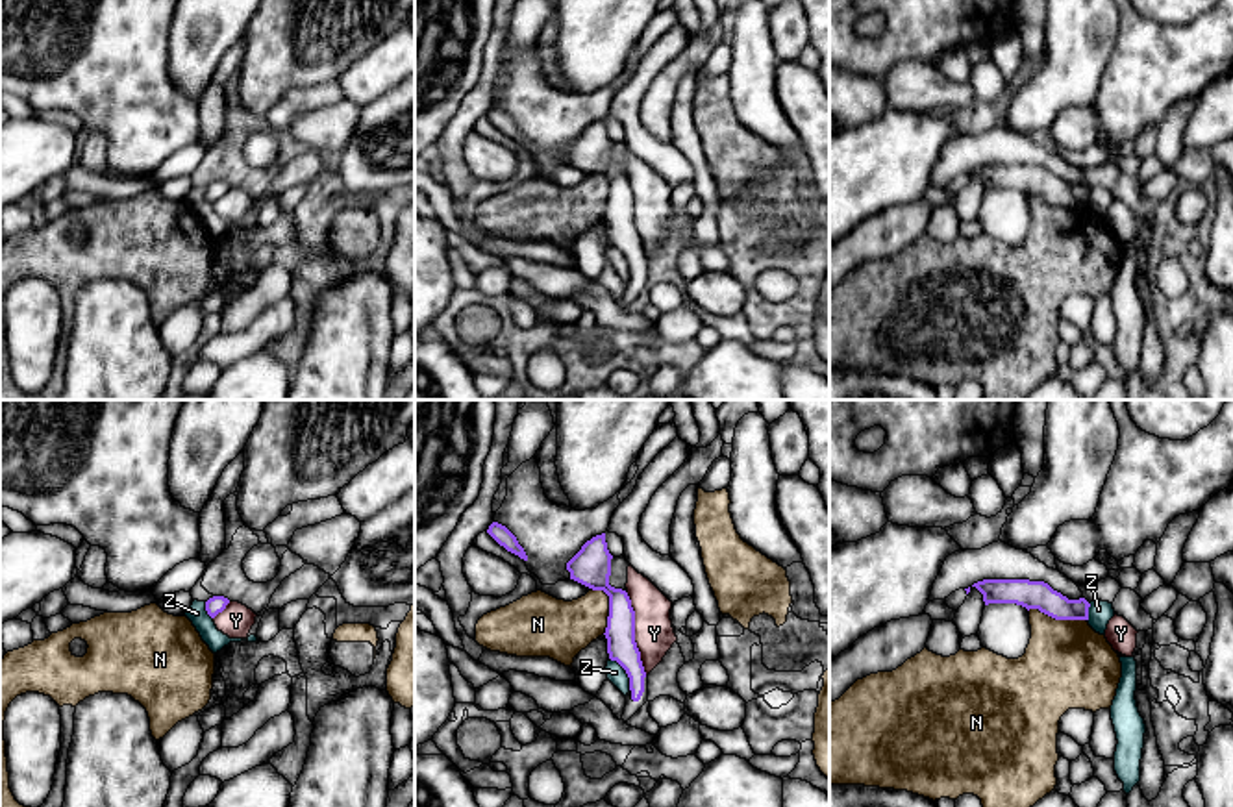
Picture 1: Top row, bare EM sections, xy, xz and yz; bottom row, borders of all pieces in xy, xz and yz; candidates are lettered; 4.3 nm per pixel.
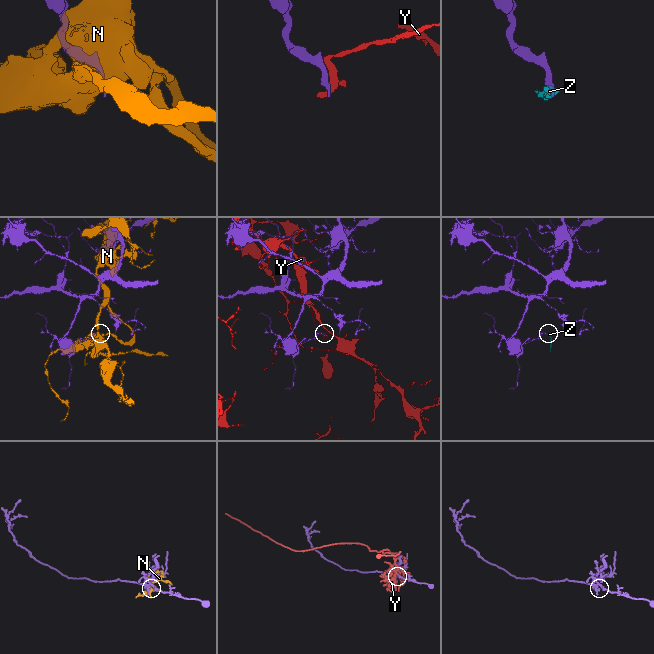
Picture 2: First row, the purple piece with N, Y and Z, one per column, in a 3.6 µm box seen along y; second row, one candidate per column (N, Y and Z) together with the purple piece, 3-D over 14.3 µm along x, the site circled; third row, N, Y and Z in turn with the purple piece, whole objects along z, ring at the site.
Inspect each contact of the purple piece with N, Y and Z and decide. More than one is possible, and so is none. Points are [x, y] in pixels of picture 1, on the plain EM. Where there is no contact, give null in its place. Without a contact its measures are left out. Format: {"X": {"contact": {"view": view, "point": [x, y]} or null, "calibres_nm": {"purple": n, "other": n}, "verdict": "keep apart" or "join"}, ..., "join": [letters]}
{"N": {"contact": {"view": "yz", "point": [1058, 204]}, "calibres_nm": {"purple": 130, "other": 380}, "verdict": "keep apart"}, "Y": {"contact": {"view": "xz", "point": [634, 219]}, "calibres_nm": {"purple": 130, "other": 170}, "verdict": "keep apart"}, "Z": {"contact": {"view": "xz", "point": [626, 258]}, "calibres_nm": {"purple": 130, "other": 80}, "verdict": "keep apart"}, "join": []}

